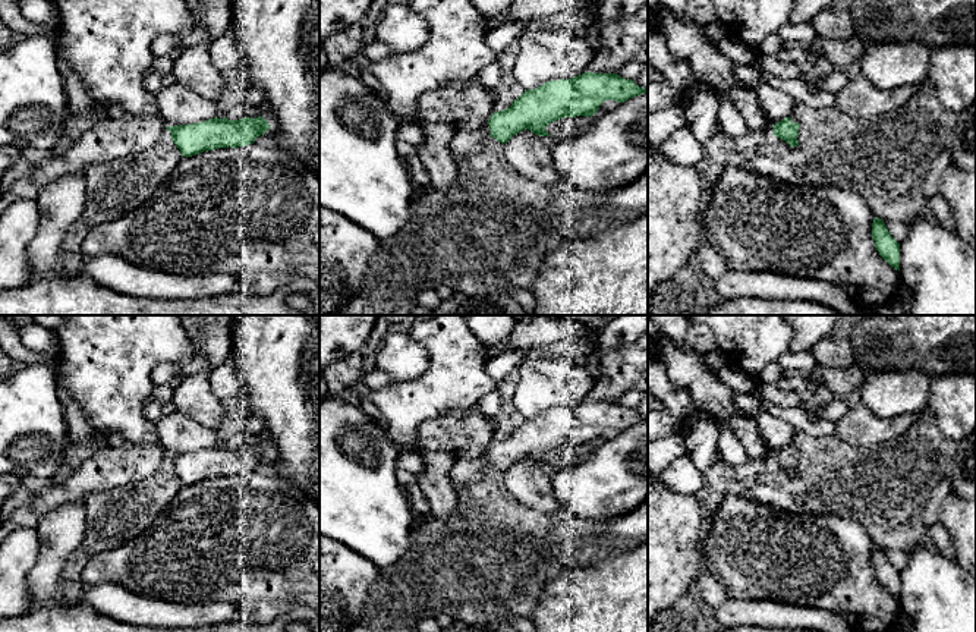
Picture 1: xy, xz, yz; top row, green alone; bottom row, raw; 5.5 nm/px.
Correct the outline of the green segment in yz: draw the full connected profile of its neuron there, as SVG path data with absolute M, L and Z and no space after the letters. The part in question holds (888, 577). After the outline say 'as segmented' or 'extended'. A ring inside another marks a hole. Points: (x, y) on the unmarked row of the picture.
M875 545L872 566L879 584L900 600L900 572L891 565L882 547Z; as segmented

